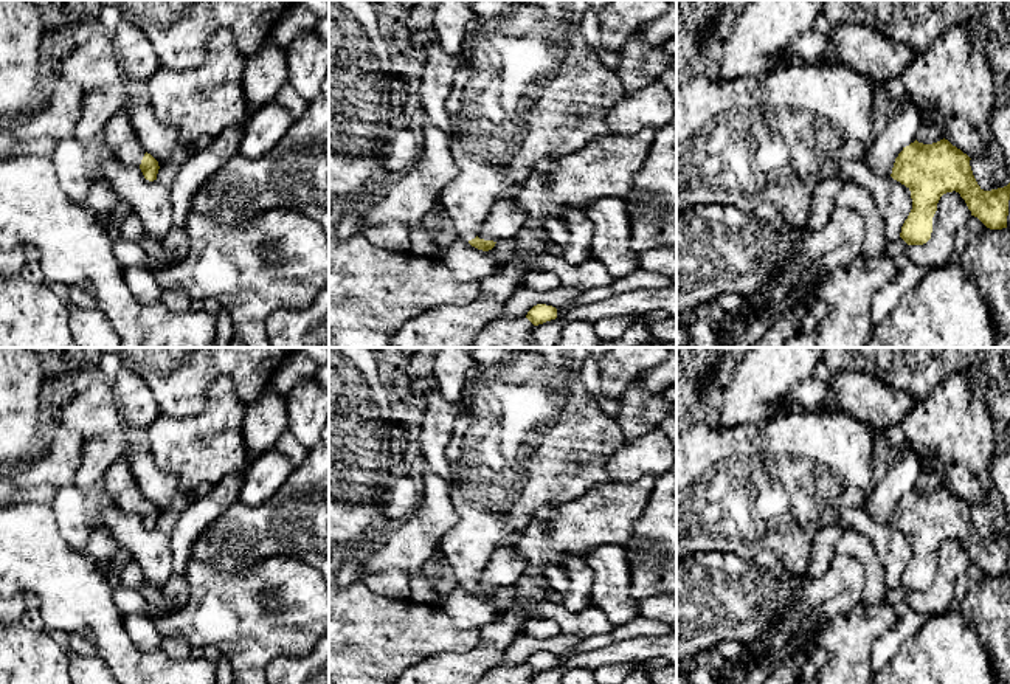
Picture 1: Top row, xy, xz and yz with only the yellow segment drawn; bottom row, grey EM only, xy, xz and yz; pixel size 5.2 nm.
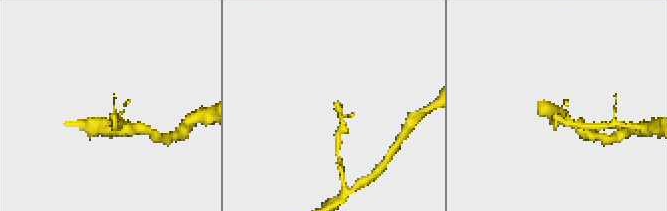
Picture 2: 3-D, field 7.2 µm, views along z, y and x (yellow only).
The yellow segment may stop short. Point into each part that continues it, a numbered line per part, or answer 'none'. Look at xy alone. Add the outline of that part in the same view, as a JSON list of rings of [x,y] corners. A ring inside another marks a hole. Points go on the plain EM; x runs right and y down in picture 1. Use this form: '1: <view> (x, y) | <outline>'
1: xy (118, 486) | [[[119,454],[104,475],[99,492],[105,499],[127,513],[138,513],[146,501],[140,485],[135,481],[130,461]]]

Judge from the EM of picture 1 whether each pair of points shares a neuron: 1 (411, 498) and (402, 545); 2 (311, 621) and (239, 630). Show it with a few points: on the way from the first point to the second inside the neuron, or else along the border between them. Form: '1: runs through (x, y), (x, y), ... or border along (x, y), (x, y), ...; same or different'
1: border along (422, 492), (418, 509), (408, 518), (388, 526); different
2: runs through (294, 621), (256, 621); same

